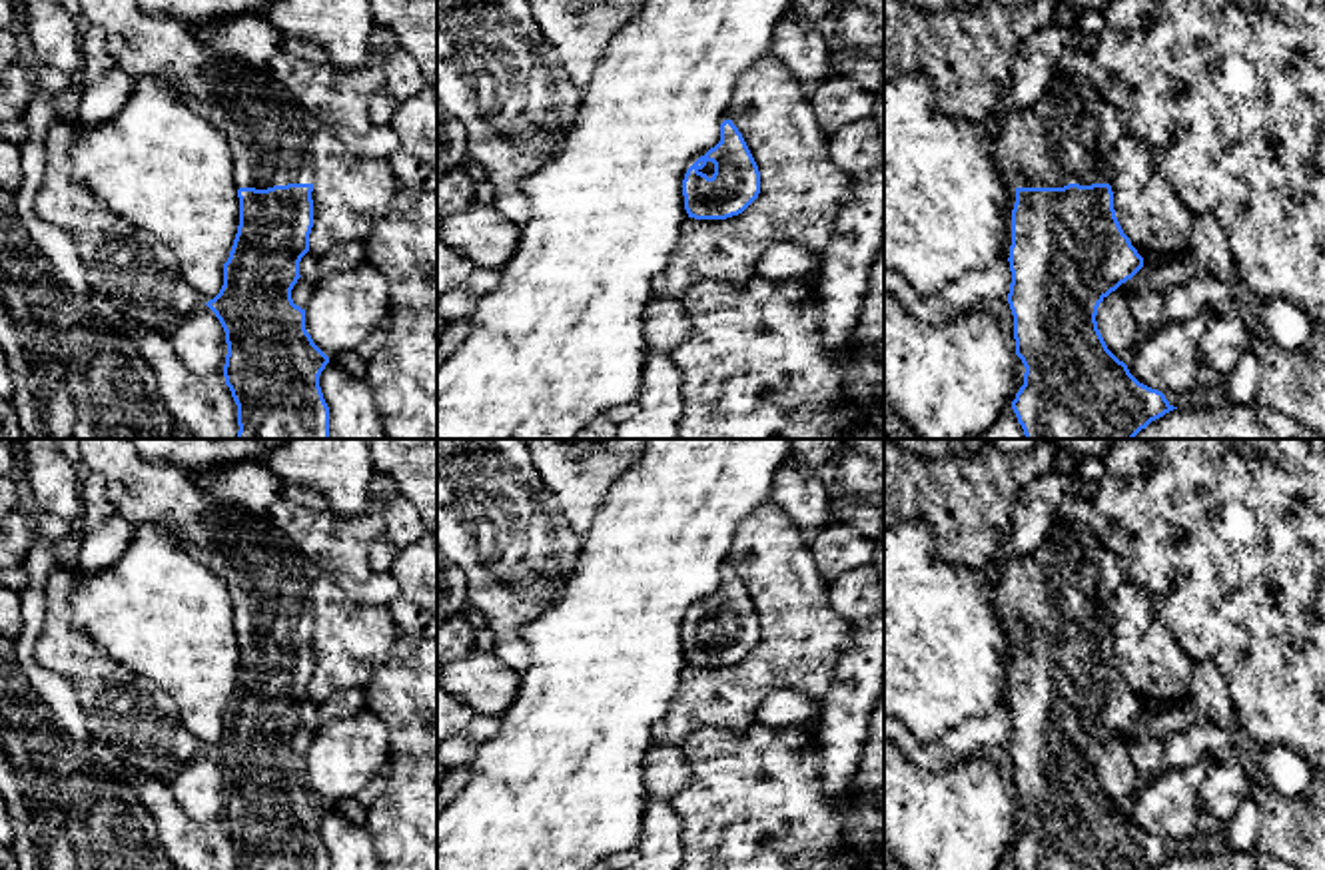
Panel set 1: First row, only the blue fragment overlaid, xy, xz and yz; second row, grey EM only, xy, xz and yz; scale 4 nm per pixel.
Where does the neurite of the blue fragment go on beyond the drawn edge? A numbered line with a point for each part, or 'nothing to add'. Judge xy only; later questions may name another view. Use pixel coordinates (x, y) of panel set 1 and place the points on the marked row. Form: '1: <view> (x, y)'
1: xy (270, 132)

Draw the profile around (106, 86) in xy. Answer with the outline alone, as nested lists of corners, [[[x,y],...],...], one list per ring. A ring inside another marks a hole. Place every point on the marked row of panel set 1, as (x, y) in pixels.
[[[84,24],[82,30],[82,98],[78,104],[78,128],[92,128],[112,120],[128,102],[134,78],[110,56],[106,32]]]

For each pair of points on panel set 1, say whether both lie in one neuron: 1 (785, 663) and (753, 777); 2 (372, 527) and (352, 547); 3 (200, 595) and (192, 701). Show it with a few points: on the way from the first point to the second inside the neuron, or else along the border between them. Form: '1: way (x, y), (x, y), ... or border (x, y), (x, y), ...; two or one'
1: border (755, 719), (741, 731), (709, 727); two
2: way (368, 531), (356, 543); one
3: way (194, 621), (194, 675); one

